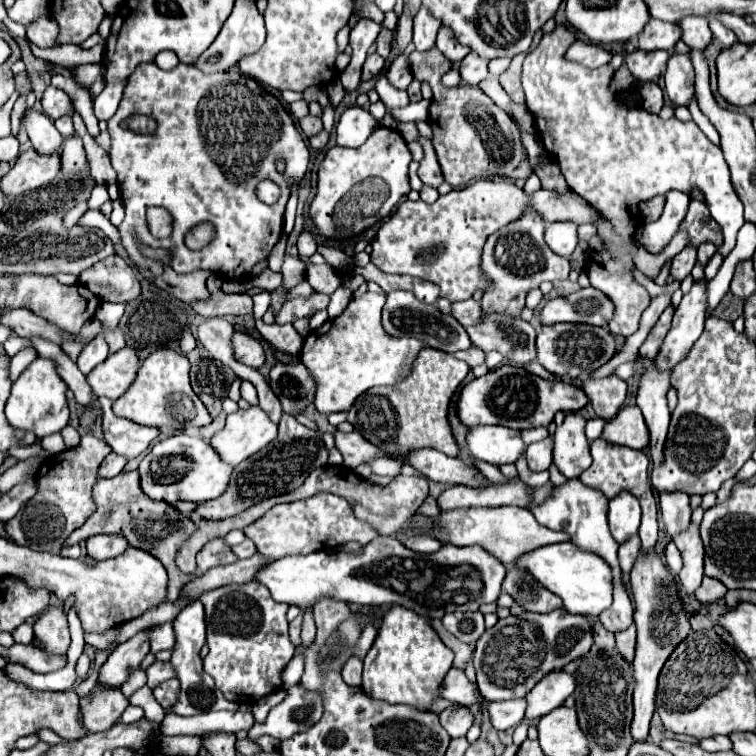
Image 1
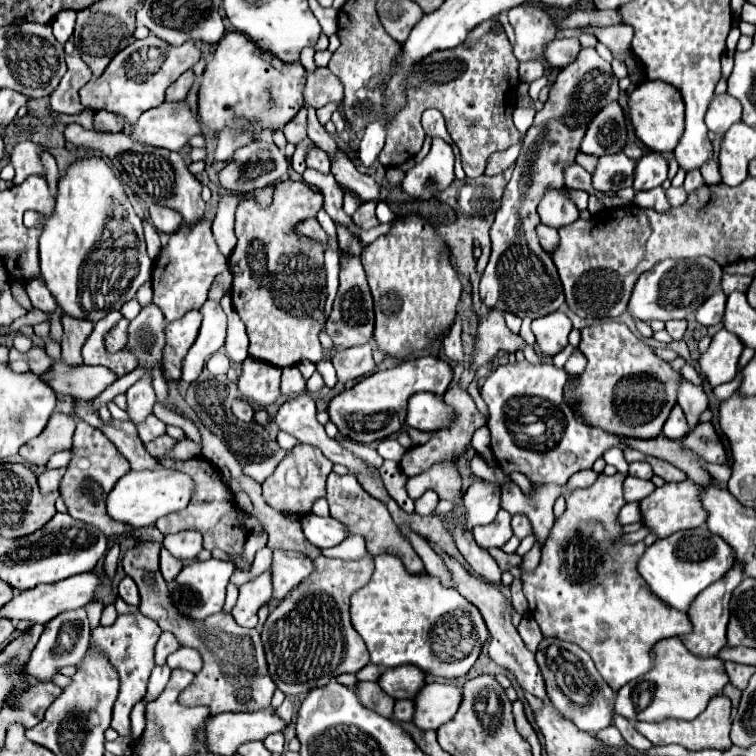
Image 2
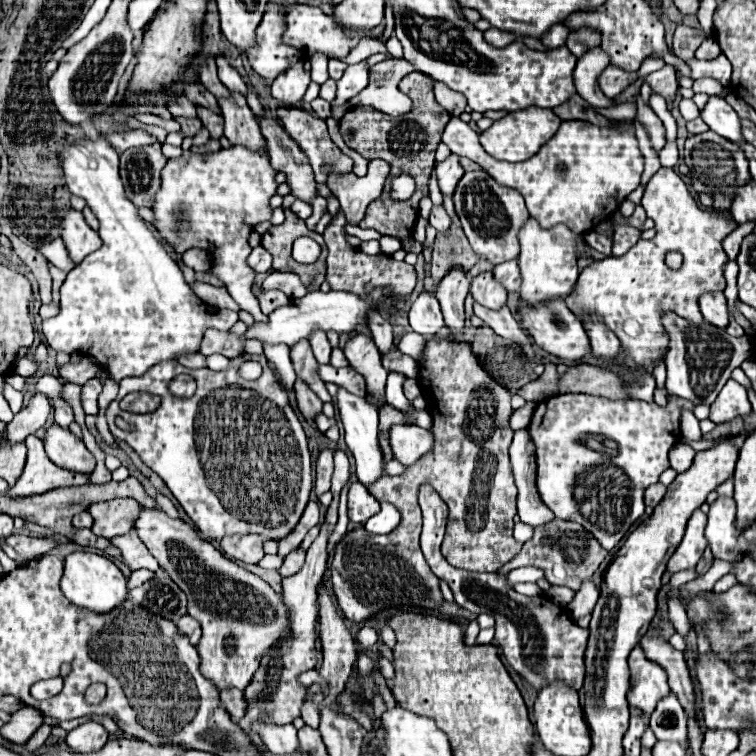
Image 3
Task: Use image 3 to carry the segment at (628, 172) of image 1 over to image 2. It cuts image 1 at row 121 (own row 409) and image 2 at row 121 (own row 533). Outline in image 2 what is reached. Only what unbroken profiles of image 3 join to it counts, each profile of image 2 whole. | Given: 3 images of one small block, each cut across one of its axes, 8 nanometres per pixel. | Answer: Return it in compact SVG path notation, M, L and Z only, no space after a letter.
M614 100L592 118L580 142L580 150L584 154L606 156L622 152L626 144L628 144L626 116L618 100Z

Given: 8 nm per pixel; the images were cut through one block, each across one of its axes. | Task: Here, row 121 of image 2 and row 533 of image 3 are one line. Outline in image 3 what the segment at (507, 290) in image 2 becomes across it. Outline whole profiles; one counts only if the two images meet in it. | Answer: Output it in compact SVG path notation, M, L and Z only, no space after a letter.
M552 520L544 526L534 528L532 540L526 542L522 546L522 550L508 564L504 564L498 570L498 574L508 574L510 570L522 568L522 566L536 566L536 568L544 570L544 576L550 584L580 590L582 582L592 578L592 574L598 570L598 566L606 558L606 554L608 554L608 550L604 550L600 546L600 542L596 542L596 538L592 538L592 534L586 528L582 528L580 524Z

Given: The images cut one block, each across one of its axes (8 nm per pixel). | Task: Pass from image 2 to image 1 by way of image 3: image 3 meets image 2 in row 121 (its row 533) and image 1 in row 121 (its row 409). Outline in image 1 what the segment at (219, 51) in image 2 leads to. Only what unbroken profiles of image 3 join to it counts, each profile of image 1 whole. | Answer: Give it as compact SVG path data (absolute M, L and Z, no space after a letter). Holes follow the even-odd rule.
M140 64L132 76L128 76L128 88L124 90L118 112L108 120L108 132L112 136L110 158L112 166L118 172L120 198L126 208L126 218L118 226L122 234L122 244L130 254L130 260L138 266L138 272L144 278L152 278L164 270L164 264L144 256L138 248L140 244L150 248L164 248L172 254L170 268L178 274L190 274L196 270L212 270L230 280L244 282L252 266L270 254L274 244L280 240L284 206L290 196L290 186L298 182L308 168L308 146L300 132L296 130L290 114L282 102L258 86L256 80L240 74L236 68L218 74L204 74L194 66L178 64L174 70L164 72L156 64ZM130 114L148 114L158 122L154 134L134 134L122 130L120 122ZM276 158L286 160L286 172L278 174L274 168ZM270 178L280 184L282 196L276 204L268 206L260 202L254 194L254 188L260 180ZM150 206L162 206L172 214L172 234L168 238L154 238L148 230L146 210ZM210 222L214 226L214 238L202 250L190 250L184 244L184 236L198 224Z

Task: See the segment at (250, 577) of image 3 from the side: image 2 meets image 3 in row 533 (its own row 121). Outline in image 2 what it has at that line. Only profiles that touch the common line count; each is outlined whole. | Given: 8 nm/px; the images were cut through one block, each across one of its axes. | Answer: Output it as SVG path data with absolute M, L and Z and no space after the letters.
M180 102L180 104L160 104L158 108L152 108L152 110L146 110L138 122L132 126L130 130L130 138L134 142L140 142L140 144L148 144L148 146L156 146L156 148L166 148L166 150L180 150L188 138L192 134L200 134L200 122L198 118L188 110L186 102Z

